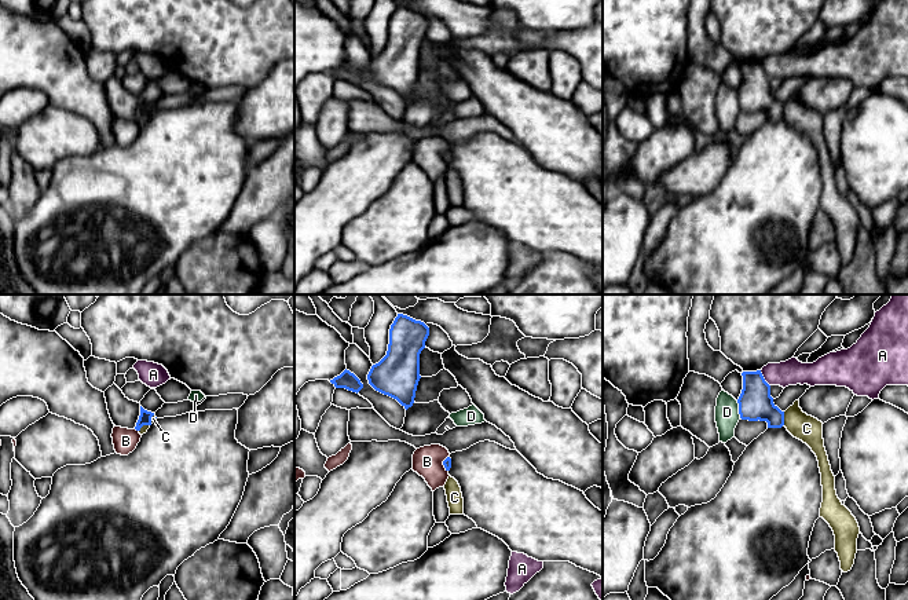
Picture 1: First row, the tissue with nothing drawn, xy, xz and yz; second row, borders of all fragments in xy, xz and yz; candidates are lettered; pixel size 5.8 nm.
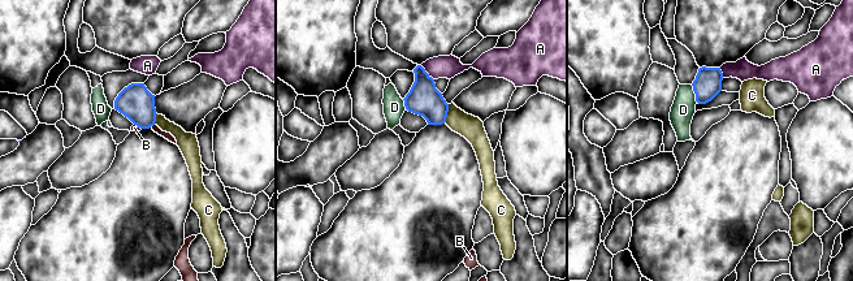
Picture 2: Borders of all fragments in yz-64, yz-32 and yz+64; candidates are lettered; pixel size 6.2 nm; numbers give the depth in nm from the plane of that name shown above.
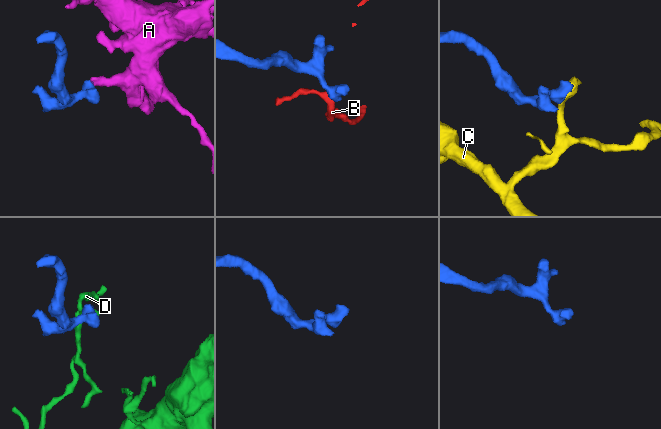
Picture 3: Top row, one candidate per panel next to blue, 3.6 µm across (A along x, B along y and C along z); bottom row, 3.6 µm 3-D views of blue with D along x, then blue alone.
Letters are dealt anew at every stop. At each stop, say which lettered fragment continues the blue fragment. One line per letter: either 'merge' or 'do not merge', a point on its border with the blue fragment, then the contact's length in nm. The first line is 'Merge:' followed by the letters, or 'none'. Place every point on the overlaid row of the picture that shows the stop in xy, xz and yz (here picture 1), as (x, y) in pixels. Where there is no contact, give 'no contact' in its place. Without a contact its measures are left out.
Merge: none
A: do not merge; contact yz (764, 379); length 110 nm
B: do not merge; contact xy (136, 430); length 40 nm
C: do not merge; contact yz (783, 419); length 80 nm
D: do not merge; contact yz (739, 409); length 110 nm

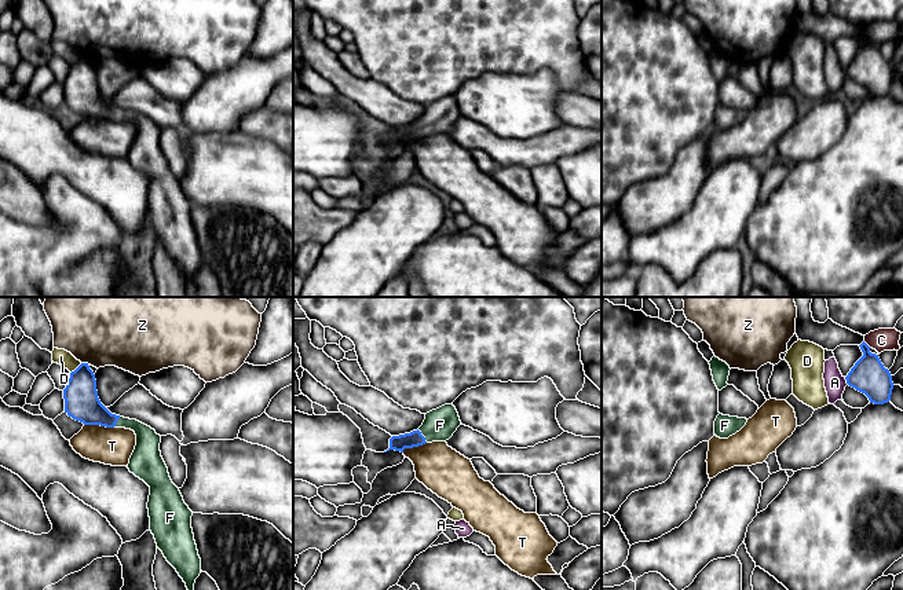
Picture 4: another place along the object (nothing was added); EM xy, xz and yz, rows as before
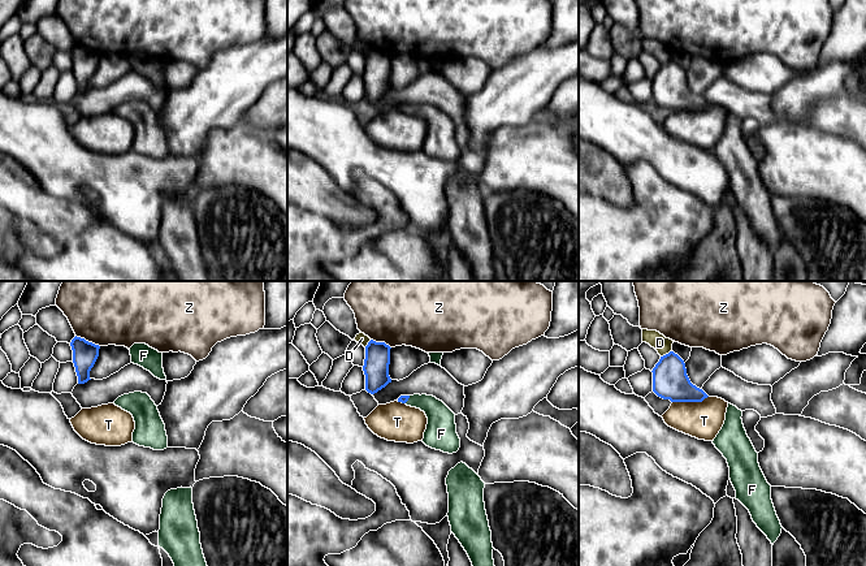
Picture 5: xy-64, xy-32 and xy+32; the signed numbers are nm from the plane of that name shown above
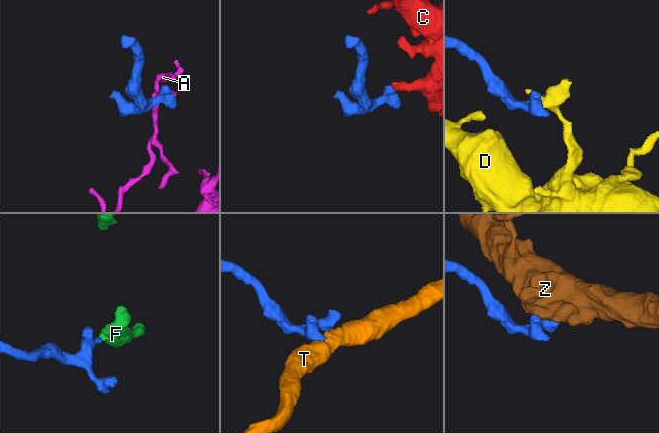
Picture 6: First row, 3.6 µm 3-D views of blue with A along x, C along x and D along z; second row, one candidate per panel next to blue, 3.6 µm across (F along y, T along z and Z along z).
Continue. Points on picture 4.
Merge: F
A: do not merge; contact yz (847, 381); length 50 nm
C: do not merge; contact yz (866, 344); length 60 nm
D: do not merge; contact xy (77, 367); length 90 nm
F: merge; contact xz (423, 436); length 100 nm
T: do not merge; contact xy (99, 424); length 180 nm
Z: do not merge; contact xy (86, 363); length 50 nm

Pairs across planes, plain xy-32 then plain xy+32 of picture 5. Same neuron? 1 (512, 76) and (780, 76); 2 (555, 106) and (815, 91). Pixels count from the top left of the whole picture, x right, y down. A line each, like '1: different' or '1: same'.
1: different
2: same

